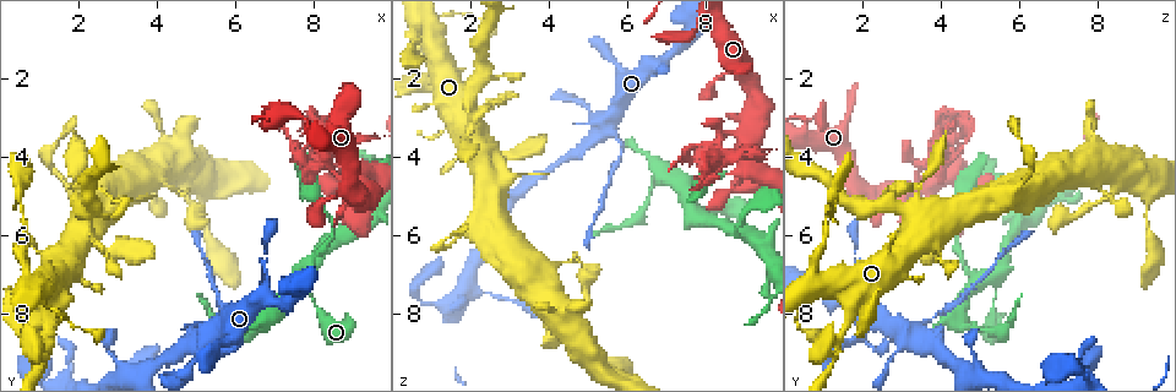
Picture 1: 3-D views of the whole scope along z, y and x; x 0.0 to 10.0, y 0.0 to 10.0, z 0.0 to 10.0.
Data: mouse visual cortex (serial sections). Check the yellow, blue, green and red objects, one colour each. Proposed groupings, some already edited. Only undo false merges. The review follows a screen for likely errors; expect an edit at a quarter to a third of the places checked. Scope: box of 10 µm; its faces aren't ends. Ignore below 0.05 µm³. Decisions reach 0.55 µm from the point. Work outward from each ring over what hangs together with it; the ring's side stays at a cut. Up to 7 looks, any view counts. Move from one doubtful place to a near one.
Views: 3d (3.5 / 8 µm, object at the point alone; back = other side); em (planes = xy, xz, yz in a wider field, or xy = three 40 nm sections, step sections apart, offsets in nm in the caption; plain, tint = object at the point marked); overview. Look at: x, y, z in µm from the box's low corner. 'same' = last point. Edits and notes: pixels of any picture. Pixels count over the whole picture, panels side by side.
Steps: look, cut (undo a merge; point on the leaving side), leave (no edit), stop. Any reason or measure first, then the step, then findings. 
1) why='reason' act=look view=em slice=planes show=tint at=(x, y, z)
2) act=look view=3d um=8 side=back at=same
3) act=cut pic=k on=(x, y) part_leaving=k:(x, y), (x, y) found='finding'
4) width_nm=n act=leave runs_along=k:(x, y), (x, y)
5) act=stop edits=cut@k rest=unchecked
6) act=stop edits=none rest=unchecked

why='sudden change in width' act=look view=3d um=8 side=back at=(5.55, 8.40, 3.40)

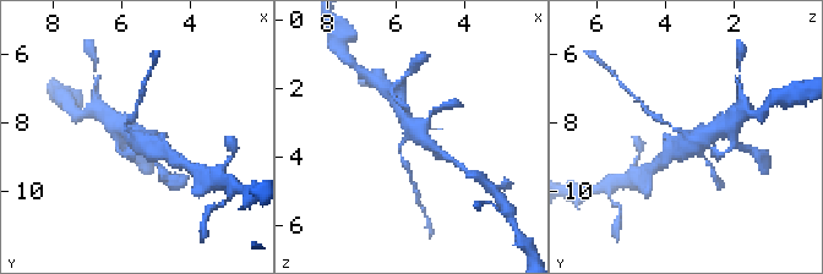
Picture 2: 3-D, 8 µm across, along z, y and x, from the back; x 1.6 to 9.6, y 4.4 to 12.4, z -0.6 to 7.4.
why='zoom in' act=look view=3d um=3.5 at=same

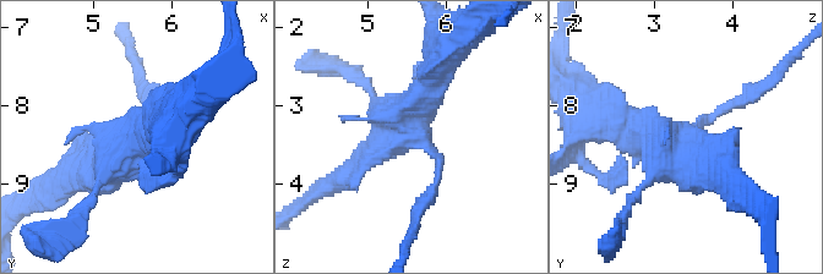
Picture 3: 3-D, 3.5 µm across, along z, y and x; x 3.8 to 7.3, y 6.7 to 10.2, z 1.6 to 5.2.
act=look view=em slice=xy step=2 show=tint at=(5.50, 8.40, 3.35)

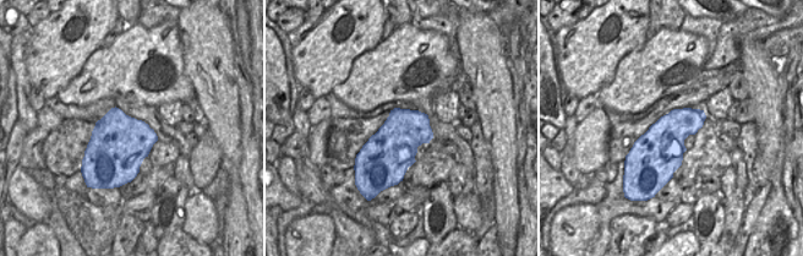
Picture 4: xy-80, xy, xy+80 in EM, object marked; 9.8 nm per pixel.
act=cut pic=3 on=(739, 104) part_leaving=3:(703, 120), (768, 86), (788, 60) found='a second cell is stuck on'

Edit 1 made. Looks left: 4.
act=look view=overview

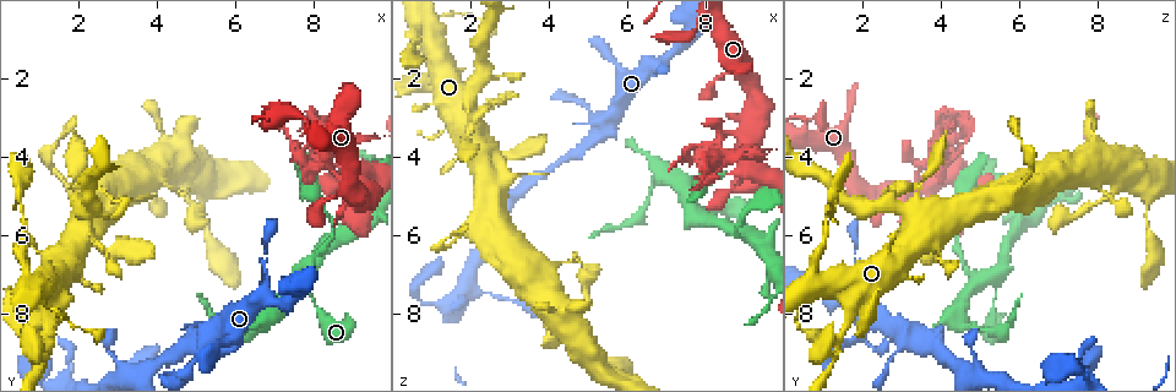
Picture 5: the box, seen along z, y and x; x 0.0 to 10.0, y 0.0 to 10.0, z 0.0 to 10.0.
why='sharp bend' act=look view=3d um=3.5 at=(8.30, 4.15, 3.65)

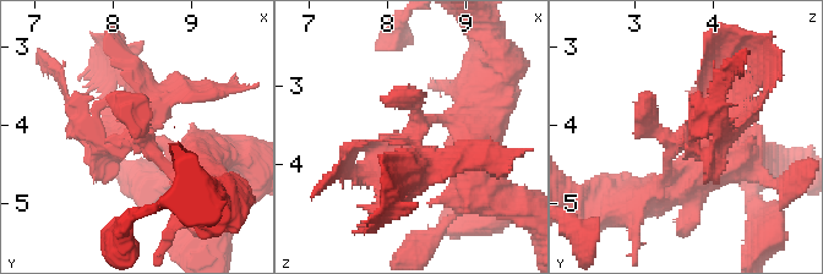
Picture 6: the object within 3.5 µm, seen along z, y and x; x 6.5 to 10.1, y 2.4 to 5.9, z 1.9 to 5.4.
act=look view=em slice=xy step=1 show=tint at=(8.35, 4.20, 3.60)

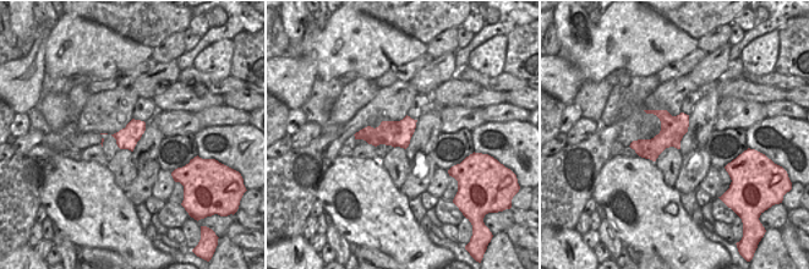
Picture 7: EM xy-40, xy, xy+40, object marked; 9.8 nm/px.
act=cut pic=6 on=(665, 132) part_leaving=6:(668, 163), (718, 76) found='two cells meet here'

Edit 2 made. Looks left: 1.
act=stop edits=cut@3,cut@6 rest=unchecked

